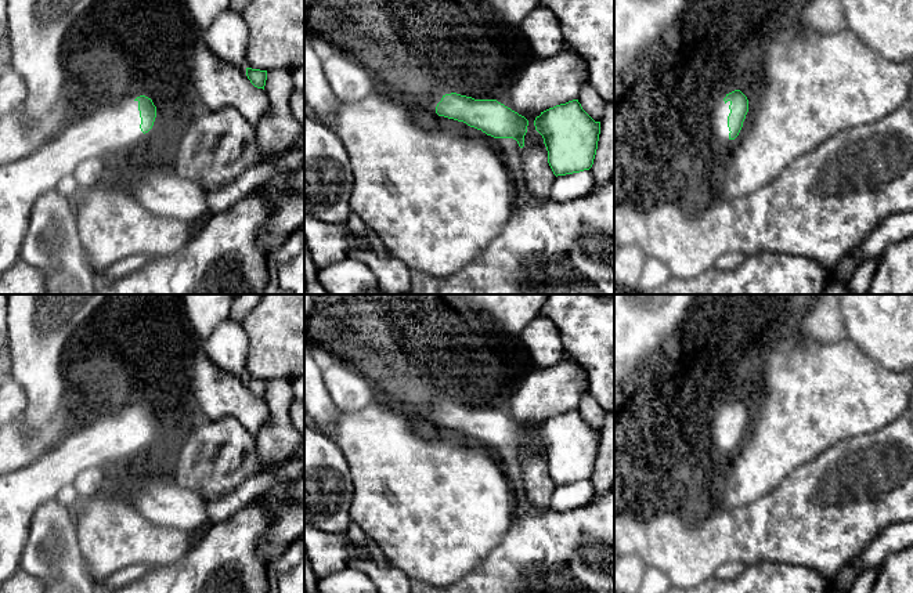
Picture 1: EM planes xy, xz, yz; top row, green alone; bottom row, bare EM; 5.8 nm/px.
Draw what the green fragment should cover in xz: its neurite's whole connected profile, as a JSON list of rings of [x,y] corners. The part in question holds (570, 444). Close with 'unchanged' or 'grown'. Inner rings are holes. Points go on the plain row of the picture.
[[[578,409],[541,422],[534,435],[544,448],[548,473],[556,487],[592,477],[600,431],[595,431]]]; unchanged

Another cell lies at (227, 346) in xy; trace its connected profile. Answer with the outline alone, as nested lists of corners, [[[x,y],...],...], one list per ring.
[[[225,319],[202,340],[202,350],[224,372],[241,379],[248,377],[249,340],[241,322]]]

